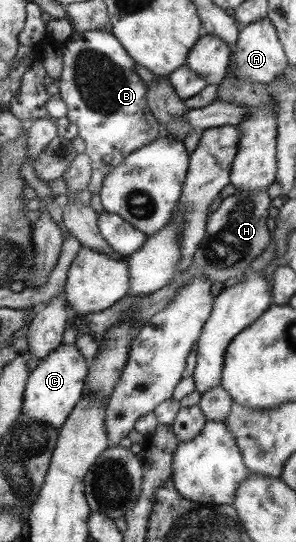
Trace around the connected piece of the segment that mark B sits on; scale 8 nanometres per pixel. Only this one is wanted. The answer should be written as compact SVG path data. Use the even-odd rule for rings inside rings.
M96 29L88 30L84 34L73 33L61 45L63 71L57 82L60 89L58 96L66 103L68 120L78 126L79 136L85 142L85 154L90 157L91 179L87 190L91 195L98 195L107 175L114 172L129 154L162 136L163 128L147 102L148 85L136 73L135 59L127 53L119 38L108 30ZM103 156L113 156L113 159L108 165L102 165Z

